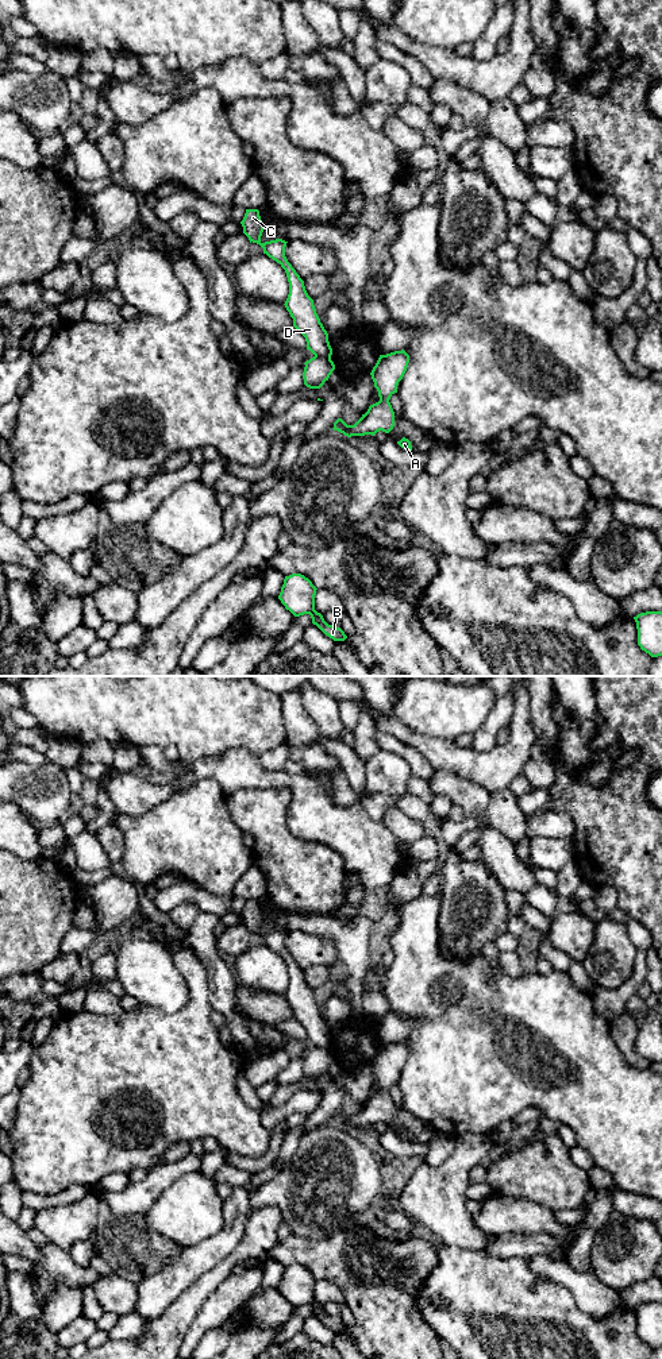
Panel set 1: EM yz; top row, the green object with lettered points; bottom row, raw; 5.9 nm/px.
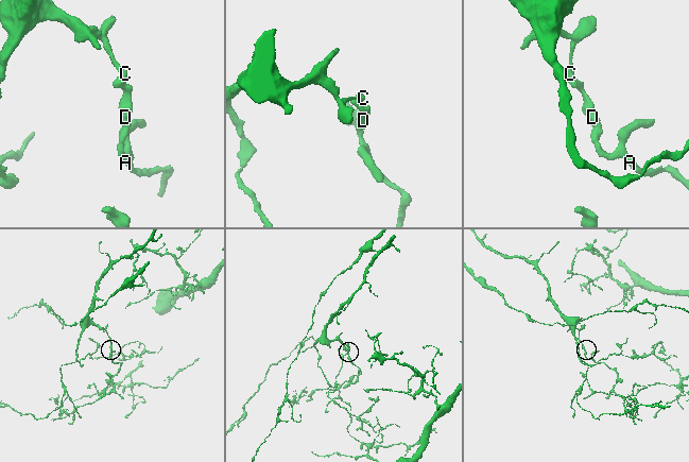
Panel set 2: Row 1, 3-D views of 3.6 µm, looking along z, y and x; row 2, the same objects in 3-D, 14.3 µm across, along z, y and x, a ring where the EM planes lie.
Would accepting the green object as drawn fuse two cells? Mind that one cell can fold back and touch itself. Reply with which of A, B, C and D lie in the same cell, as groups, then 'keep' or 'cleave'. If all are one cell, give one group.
groups A B / C D; cleave

